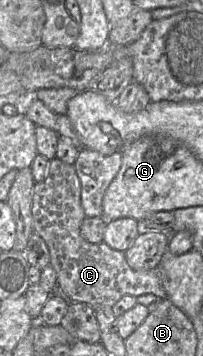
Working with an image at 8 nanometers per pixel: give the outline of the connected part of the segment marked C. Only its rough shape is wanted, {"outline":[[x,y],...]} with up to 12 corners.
{"outline":[[74,165],[35,182],[33,231],[58,287],[93,309],[124,295],[167,298],[158,266],[80,234]]}

